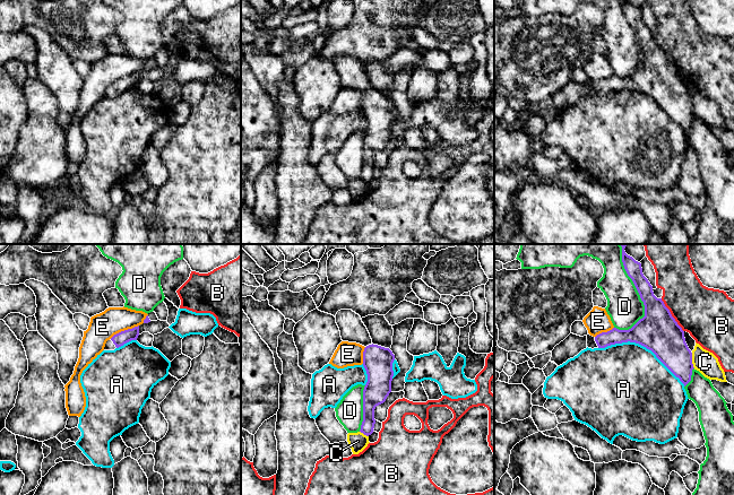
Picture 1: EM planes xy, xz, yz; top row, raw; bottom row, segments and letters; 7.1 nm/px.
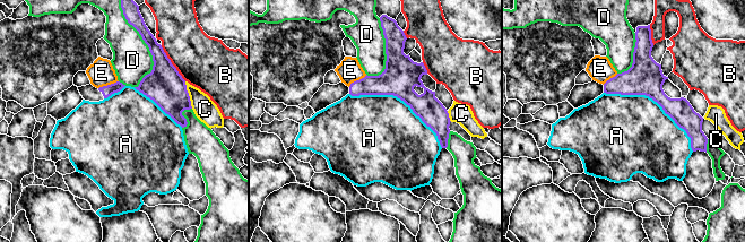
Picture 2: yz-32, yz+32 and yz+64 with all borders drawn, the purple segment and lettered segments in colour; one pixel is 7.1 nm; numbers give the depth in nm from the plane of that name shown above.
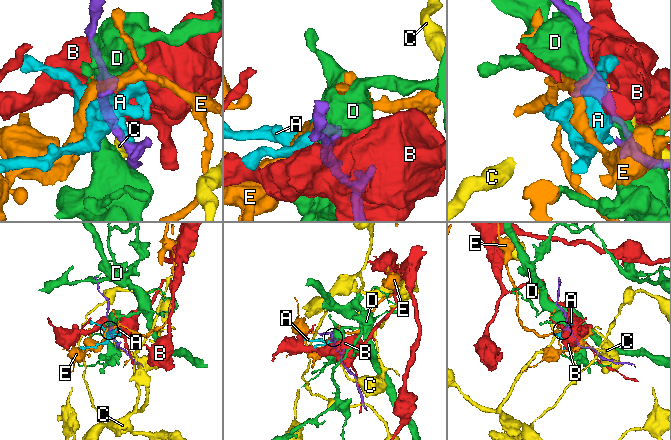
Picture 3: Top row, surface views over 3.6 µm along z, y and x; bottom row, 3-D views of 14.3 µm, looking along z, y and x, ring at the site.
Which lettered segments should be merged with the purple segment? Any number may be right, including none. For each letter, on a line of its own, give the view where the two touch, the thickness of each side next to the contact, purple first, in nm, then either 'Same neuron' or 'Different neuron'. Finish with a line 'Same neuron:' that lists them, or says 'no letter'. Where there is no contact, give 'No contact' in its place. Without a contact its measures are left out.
A: Touches purple in yz. Thickness 280 nm (purple) against 480 nm. Different neuron
B: Touches purple in yz. Thickness 280 nm (purple) against 360 nm. Different neuron
C: Touches purple in yz. Thickness 280 nm (purple) against 160 nm. Different neuron
D: Touches purple in yz. Thickness 180 nm (purple) against 260 nm. Different neuron
E: Touches purple in xy. Thickness 90 nm (purple) against 190 nm. Different neuron
Same neuron: no letter

